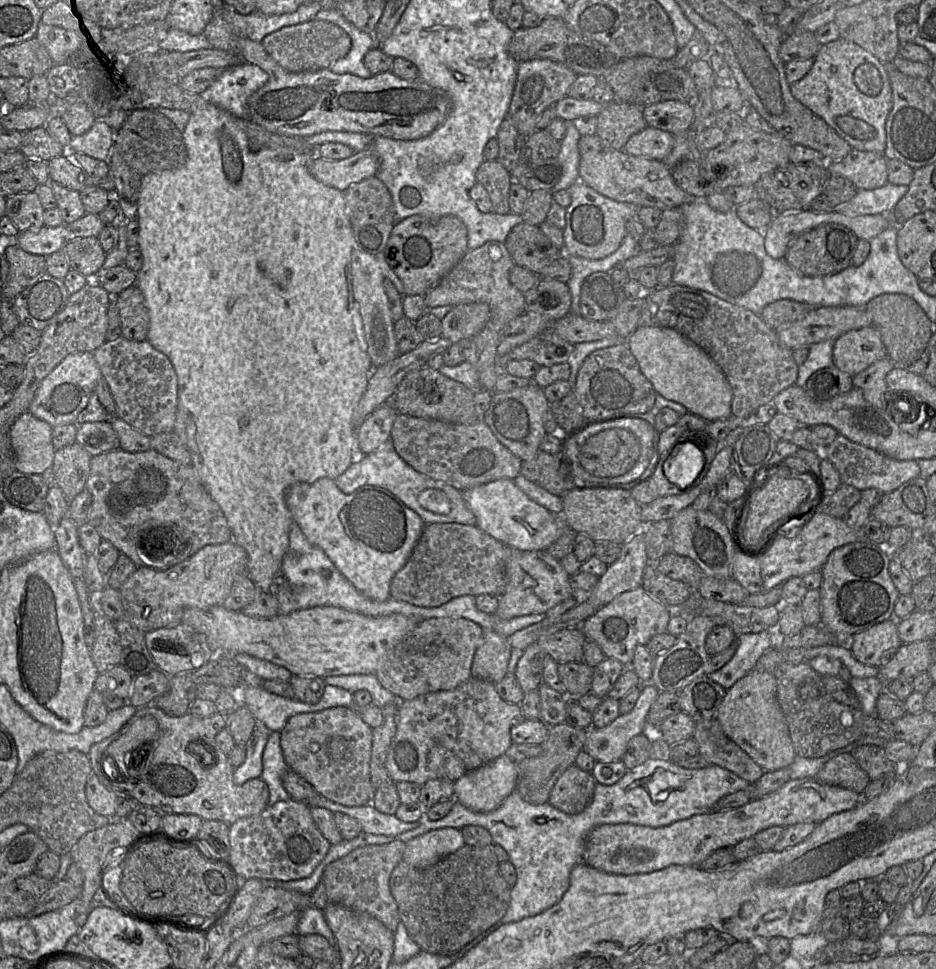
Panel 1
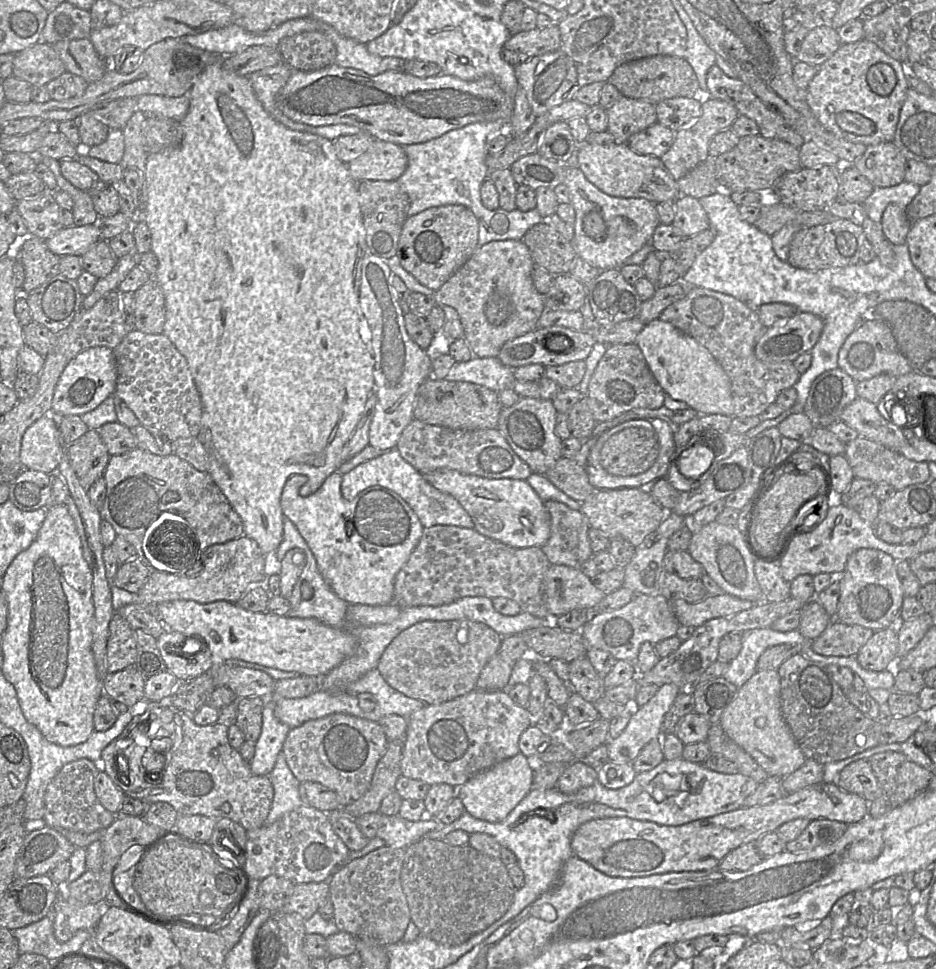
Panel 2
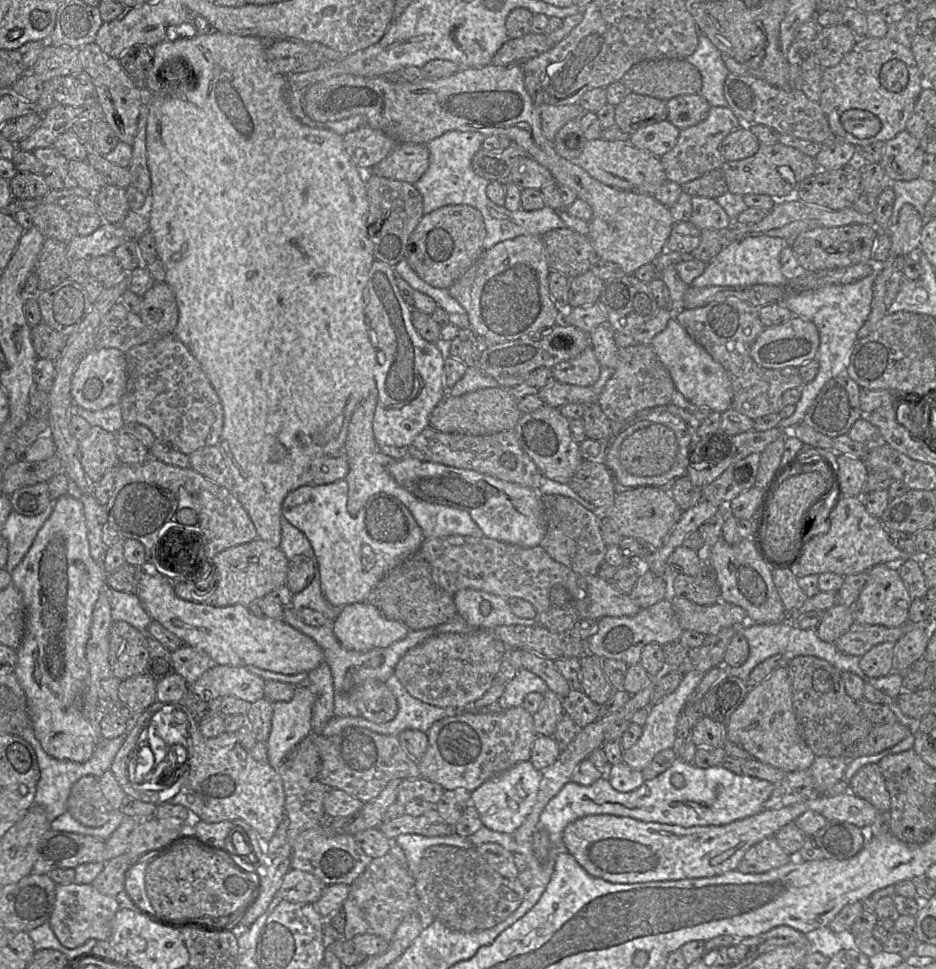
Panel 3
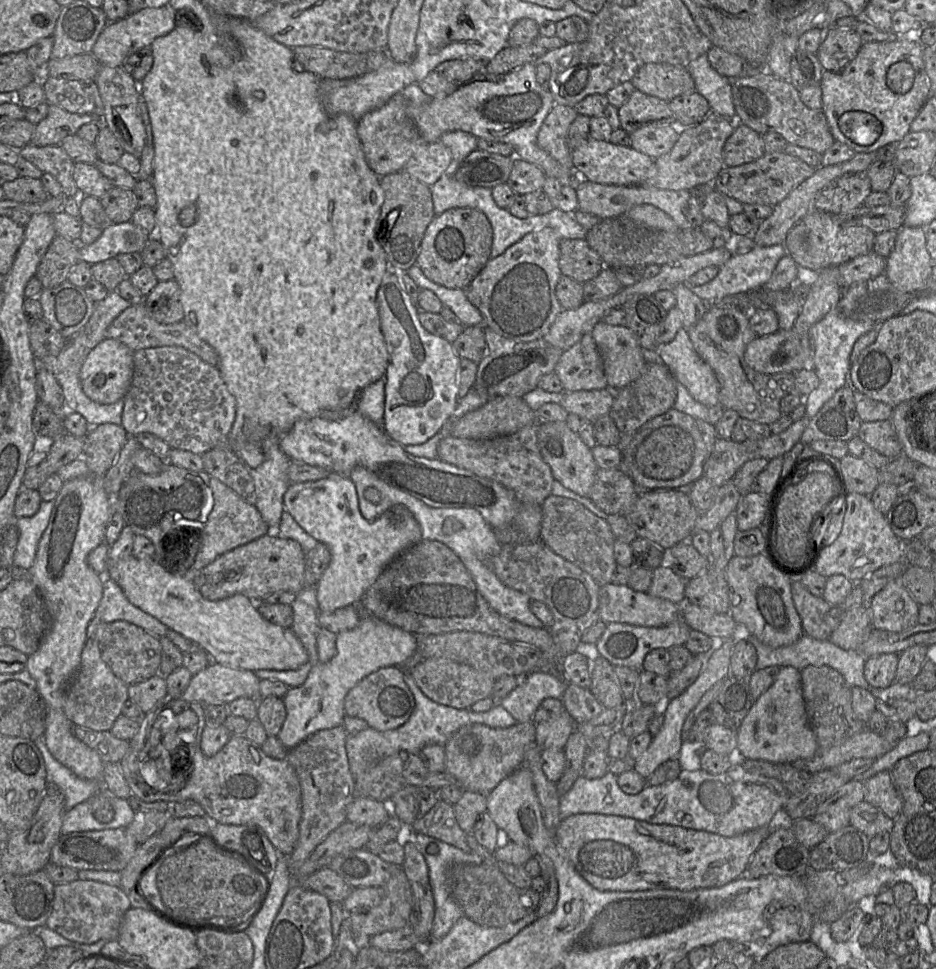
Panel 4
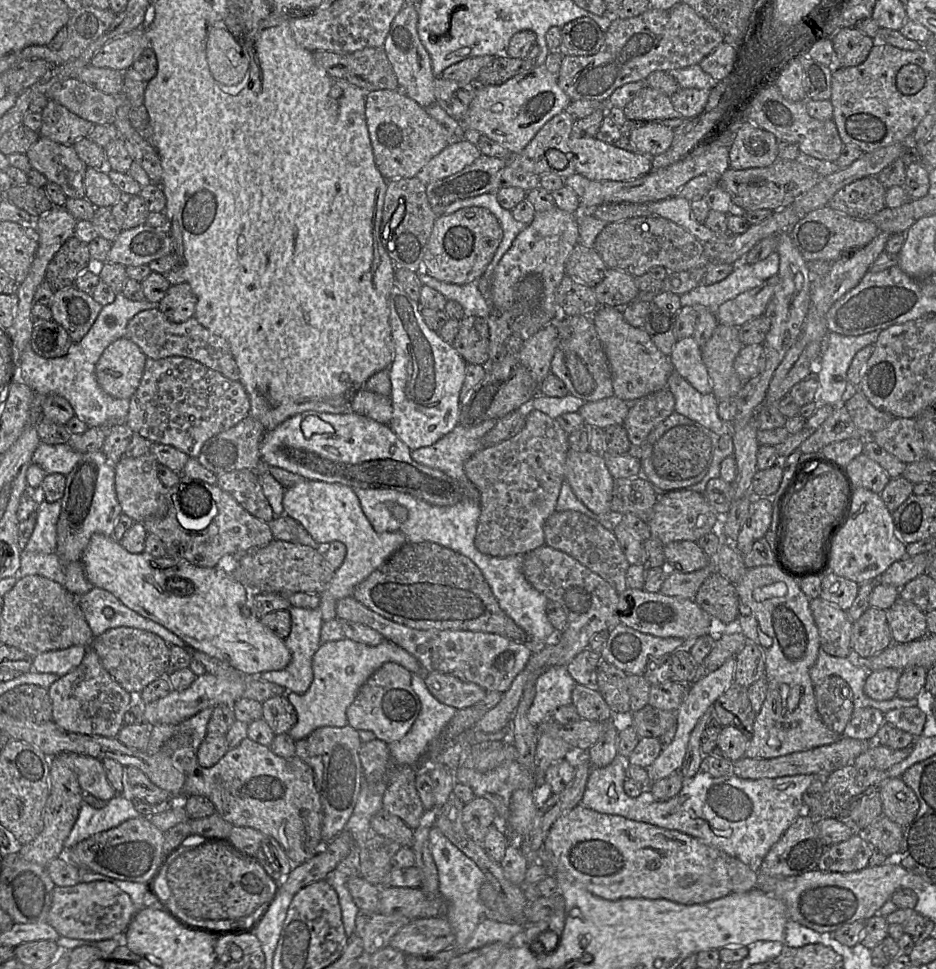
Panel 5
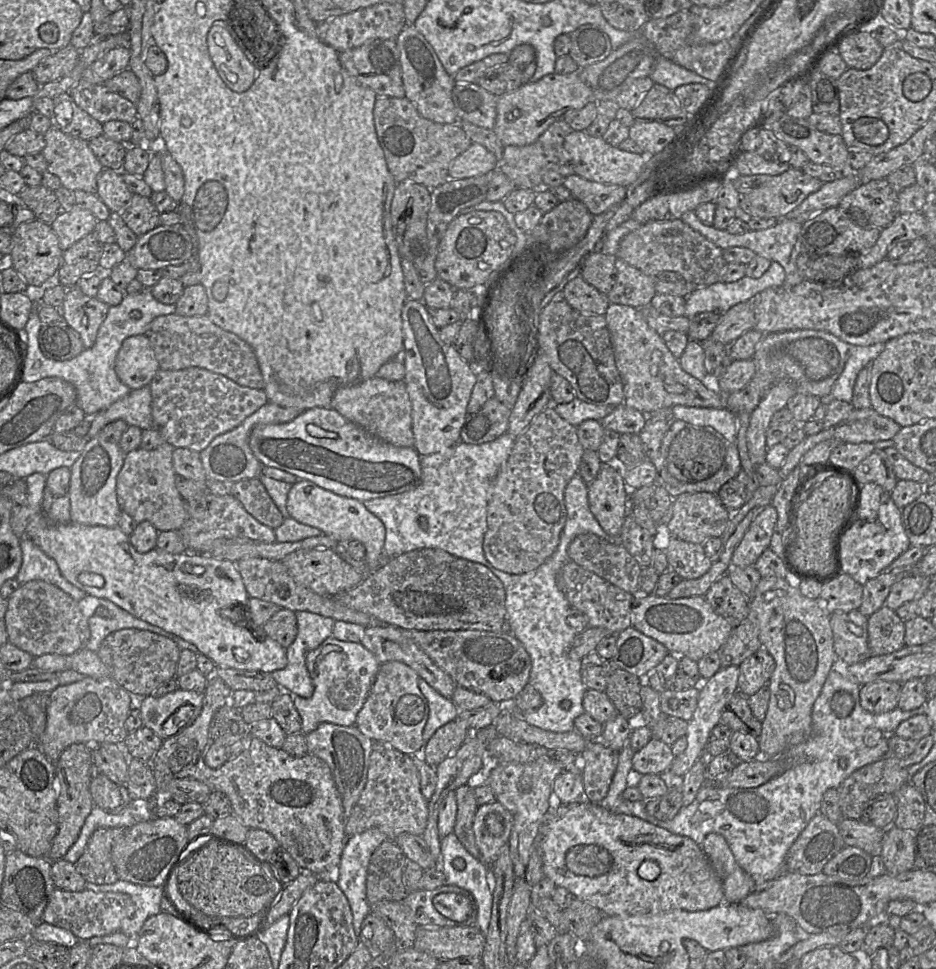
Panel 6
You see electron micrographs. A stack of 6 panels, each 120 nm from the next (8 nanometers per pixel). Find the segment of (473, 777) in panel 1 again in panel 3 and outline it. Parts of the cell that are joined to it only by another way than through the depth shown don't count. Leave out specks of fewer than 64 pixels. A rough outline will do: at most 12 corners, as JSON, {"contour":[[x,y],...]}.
{"contour":[[522,761],[471,792],[483,825],[514,834],[541,772]]}

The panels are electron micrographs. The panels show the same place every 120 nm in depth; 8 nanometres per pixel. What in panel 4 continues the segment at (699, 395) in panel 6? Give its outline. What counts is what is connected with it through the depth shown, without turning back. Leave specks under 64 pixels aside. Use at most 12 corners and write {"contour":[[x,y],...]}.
{"contour":[[600,321],[591,334],[609,387],[640,377],[647,362],[629,328]]}

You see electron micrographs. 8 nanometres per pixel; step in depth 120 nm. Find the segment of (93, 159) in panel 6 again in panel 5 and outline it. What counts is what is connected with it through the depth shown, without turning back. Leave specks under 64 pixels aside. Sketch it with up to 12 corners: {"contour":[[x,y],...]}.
{"contour":[[40,137],[26,155],[67,198],[85,198],[88,166],[72,144]]}

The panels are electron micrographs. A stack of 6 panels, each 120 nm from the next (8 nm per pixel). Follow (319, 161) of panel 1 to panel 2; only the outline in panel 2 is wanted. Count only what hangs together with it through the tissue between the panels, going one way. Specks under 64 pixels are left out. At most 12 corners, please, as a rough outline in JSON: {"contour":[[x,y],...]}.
{"contour":[[374,139],[347,163],[356,181],[397,180],[402,146]]}

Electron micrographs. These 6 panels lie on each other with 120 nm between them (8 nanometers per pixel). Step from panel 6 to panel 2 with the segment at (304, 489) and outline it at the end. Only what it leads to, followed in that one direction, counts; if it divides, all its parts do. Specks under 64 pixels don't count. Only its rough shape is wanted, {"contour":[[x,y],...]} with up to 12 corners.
{"contour":[[334,472],[284,517],[348,604],[388,605],[424,527],[394,491]]}

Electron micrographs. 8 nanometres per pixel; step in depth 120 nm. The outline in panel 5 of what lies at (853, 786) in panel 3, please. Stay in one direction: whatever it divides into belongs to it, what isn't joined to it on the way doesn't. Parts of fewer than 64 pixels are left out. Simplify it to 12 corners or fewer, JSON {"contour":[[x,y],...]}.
{"contour":[[900,777],[878,790],[884,816],[901,827],[920,804]]}

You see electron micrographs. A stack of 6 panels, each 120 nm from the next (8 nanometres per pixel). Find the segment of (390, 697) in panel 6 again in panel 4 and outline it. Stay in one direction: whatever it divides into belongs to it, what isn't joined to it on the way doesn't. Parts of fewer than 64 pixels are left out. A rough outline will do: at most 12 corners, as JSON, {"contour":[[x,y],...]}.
{"contour":[[387,666],[349,690],[348,716],[378,731],[415,707],[407,671]]}

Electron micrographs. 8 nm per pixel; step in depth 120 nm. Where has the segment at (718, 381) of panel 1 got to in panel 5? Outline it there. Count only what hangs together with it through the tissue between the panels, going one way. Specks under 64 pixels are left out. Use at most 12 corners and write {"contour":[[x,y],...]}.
{"contour":[[693,337],[677,340],[669,359],[698,392],[712,384]]}

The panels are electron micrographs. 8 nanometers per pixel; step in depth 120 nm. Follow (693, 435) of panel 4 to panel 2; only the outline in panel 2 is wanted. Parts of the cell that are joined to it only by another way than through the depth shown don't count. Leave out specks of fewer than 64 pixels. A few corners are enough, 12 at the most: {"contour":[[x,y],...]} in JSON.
{"contour":[[658,418],[600,436],[585,468],[596,489],[666,478],[674,431]]}

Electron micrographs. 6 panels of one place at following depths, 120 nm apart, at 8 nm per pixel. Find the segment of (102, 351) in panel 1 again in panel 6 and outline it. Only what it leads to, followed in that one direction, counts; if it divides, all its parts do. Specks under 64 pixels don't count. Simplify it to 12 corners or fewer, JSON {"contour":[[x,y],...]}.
{"contour":[[159,368],[154,429],[201,452],[267,404],[204,368]]}

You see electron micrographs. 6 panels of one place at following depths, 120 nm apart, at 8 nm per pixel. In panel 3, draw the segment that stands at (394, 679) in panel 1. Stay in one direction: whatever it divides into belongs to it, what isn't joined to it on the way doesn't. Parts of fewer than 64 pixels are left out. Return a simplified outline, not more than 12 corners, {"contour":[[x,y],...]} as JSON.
{"contour":[[491,630],[439,633],[394,675],[424,703],[464,708],[507,649]]}

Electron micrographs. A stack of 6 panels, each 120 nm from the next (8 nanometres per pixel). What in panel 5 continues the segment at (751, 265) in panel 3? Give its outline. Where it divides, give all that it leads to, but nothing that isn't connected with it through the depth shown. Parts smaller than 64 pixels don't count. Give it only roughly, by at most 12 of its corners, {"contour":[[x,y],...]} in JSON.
{"contour":[[775,251],[754,264],[741,261],[720,282],[703,282],[681,305],[715,311],[778,274]]}

